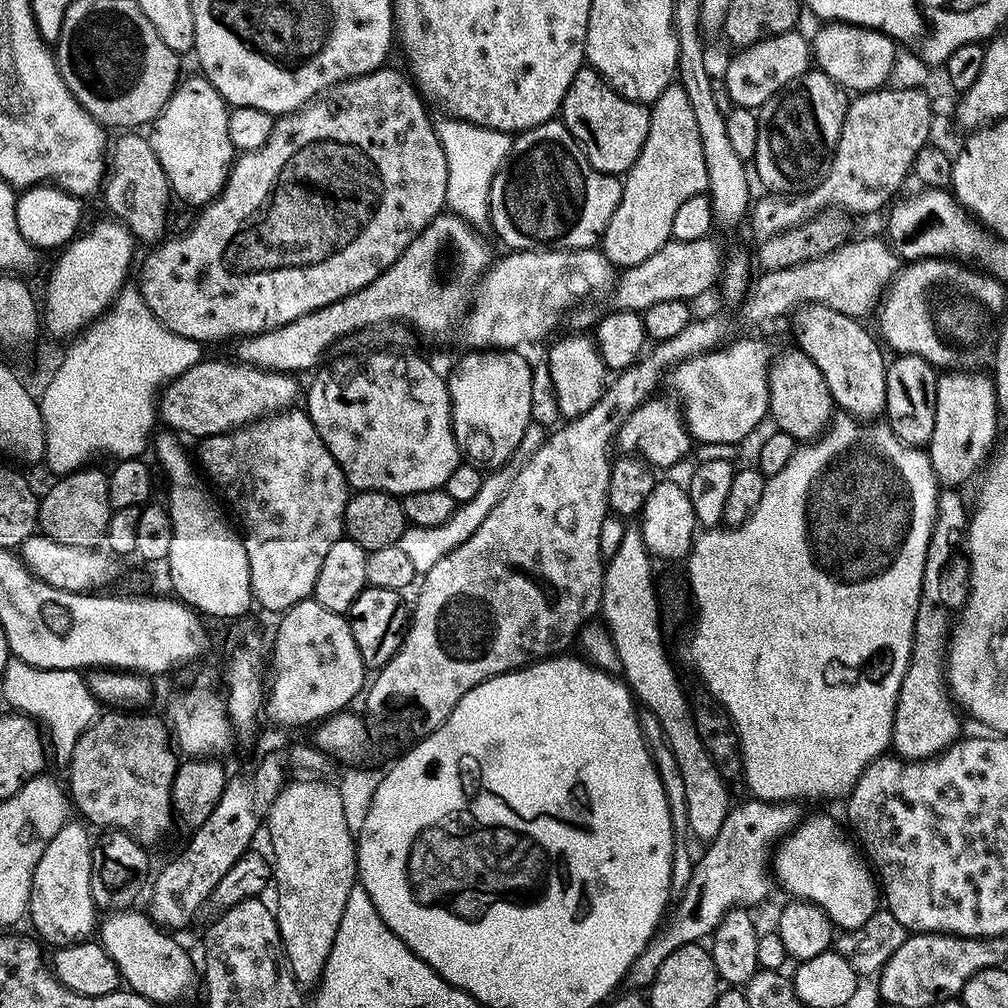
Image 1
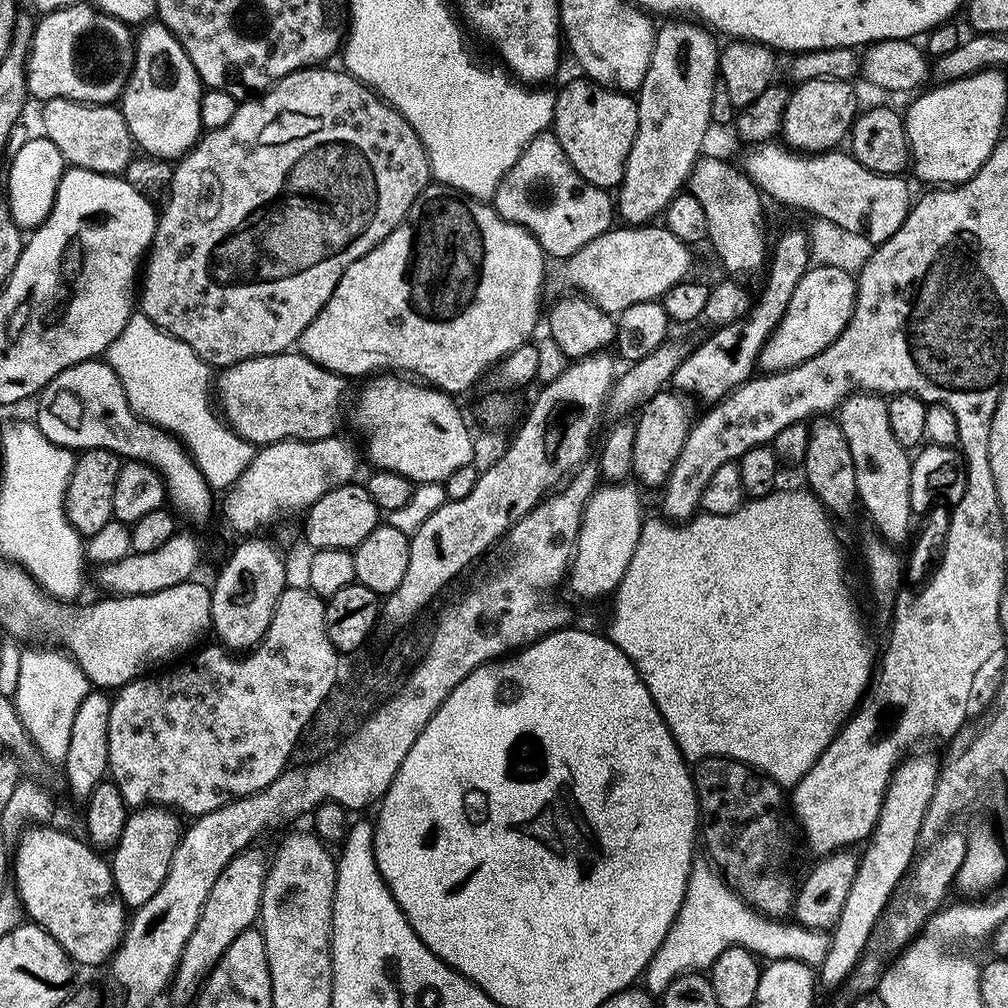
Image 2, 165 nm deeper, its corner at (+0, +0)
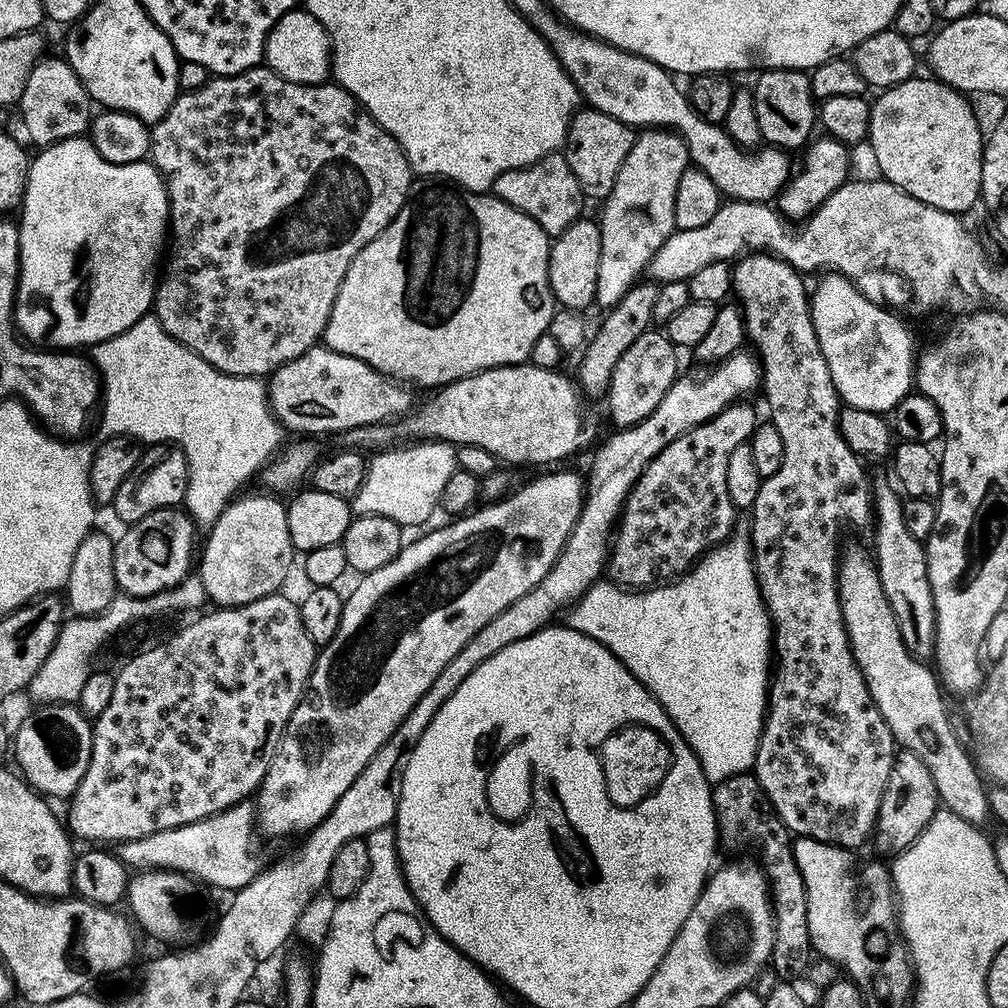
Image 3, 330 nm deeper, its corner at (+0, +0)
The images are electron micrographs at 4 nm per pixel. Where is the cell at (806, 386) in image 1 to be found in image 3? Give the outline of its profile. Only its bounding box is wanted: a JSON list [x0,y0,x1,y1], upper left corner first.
[836,547,990,825]

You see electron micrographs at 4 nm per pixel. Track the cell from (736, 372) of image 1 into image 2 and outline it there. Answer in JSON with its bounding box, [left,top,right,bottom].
[758,266,856,373]

